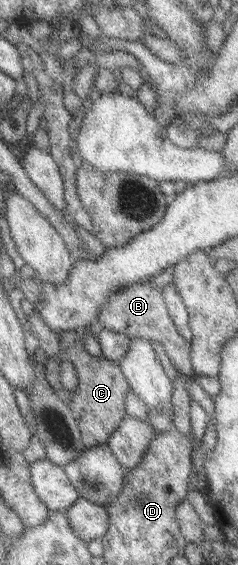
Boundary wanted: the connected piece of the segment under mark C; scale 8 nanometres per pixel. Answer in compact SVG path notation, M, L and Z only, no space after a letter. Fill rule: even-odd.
M66 331L61 335L61 347L55 357L46 359L44 364L44 378L46 384L52 388L54 396L64 400L70 408L81 433L81 440L86 449L100 447L109 441L120 422L125 418L125 397L129 393L129 386L122 375L118 361L109 361L92 356L84 349L84 340L77 331ZM71 362L76 368L78 387L76 391L67 392L60 381L60 363Z

